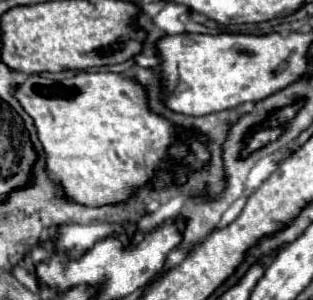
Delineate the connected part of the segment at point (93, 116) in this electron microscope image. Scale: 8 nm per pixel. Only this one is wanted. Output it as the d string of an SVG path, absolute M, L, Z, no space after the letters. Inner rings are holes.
M78 72L60 82L42 76L30 76L14 90L14 96L34 120L46 154L48 178L60 184L64 196L76 204L104 206L126 200L132 190L142 186L154 168L162 164L166 148L178 132L166 118L148 110L146 94L140 84L112 72Z

